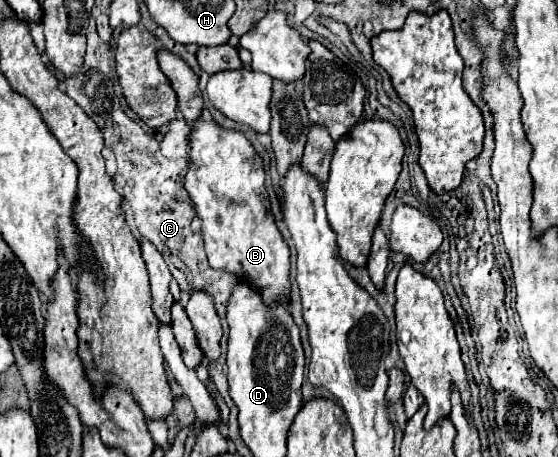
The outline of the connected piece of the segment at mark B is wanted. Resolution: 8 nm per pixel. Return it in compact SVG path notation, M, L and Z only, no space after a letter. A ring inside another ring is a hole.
M159 49L157 59L177 93L177 109L191 129L191 165L185 175L185 189L191 195L197 217L203 221L201 233L209 265L217 270L227 269L235 275L241 273L243 279L261 289L265 303L289 297L289 249L273 221L271 205L267 207L263 159L241 131L223 129L215 121L203 121L204 102L199 92L199 77L179 55Z

